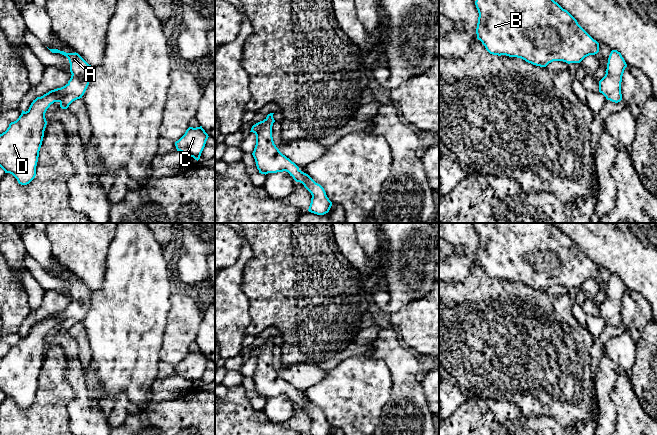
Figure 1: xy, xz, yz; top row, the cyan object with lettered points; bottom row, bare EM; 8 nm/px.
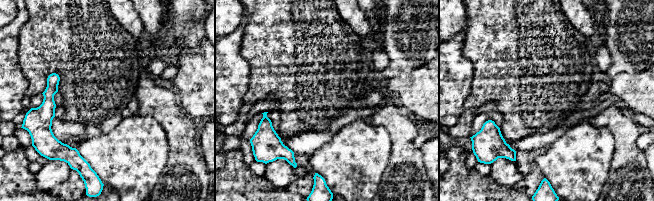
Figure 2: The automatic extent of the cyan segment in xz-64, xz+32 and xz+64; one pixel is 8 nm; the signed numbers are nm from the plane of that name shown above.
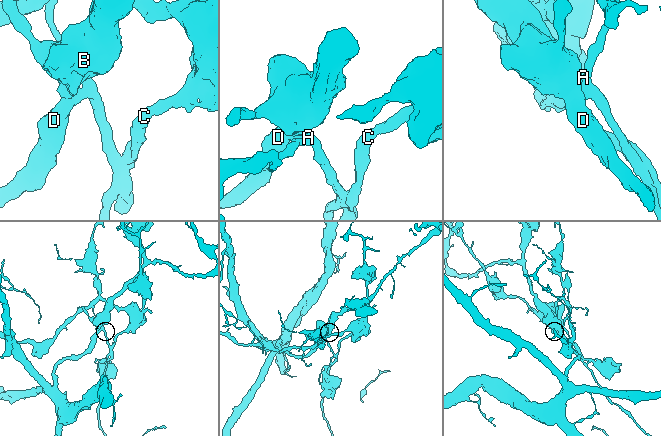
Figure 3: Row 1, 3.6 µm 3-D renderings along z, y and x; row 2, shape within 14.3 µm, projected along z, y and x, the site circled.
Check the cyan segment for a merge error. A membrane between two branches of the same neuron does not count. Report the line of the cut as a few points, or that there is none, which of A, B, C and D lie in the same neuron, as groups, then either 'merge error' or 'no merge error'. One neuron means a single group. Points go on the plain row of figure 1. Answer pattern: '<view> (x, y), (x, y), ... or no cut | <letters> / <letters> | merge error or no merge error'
xy (67, 308), (68, 323), (71, 326) | A C / B D | merge error

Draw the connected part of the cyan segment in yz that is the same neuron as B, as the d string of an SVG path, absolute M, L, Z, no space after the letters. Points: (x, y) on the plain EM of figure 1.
M476 223L475 229L479 237L477 263L490 278L517 281L533 289L546 291L553 285L580 287L585 281L599 276L599 267L553 223Z

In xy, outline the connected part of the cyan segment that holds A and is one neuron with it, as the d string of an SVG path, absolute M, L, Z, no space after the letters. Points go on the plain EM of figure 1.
M49 273L52 277L60 277L66 280L70 287L71 302L69 309L69 325L82 322L84 319L91 300L92 290L89 289L78 277L66 277L58 273Z

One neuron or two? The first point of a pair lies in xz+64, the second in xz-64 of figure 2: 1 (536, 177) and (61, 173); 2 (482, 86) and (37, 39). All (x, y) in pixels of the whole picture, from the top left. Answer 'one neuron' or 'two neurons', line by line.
1: two neurons
2: one neuron

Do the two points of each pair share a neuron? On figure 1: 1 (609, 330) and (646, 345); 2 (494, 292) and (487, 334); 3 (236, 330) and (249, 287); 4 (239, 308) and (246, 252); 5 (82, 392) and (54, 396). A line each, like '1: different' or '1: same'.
1: different
2: same
3: different
4: same
5: different

